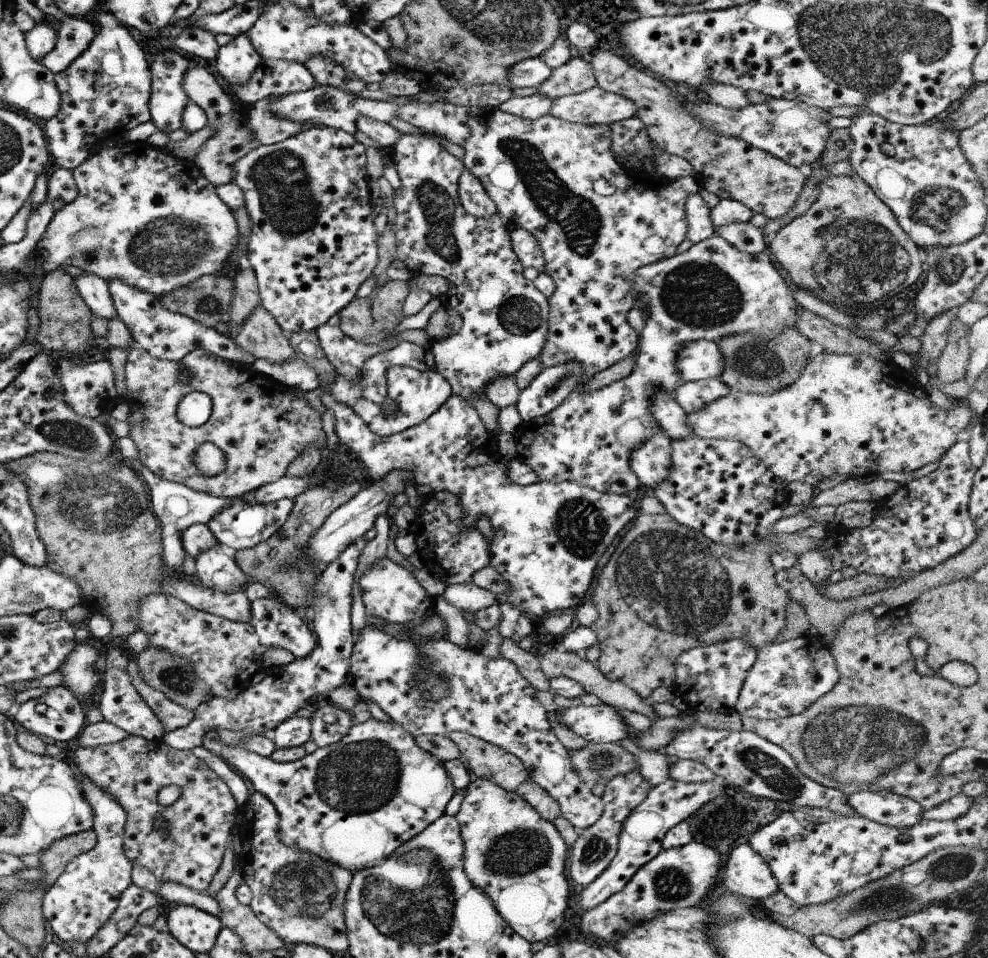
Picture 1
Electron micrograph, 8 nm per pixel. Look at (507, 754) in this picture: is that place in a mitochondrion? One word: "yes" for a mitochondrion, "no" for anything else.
no

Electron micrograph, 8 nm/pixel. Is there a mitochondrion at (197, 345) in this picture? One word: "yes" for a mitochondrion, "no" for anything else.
no

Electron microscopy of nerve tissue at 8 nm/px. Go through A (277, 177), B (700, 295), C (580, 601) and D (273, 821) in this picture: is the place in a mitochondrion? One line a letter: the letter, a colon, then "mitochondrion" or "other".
A: mitochondrion
B: mitochondrion
C: other
D: other

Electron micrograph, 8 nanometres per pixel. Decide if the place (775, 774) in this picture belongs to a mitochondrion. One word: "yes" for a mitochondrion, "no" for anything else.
yes

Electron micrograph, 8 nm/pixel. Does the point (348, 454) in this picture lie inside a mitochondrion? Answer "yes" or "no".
no

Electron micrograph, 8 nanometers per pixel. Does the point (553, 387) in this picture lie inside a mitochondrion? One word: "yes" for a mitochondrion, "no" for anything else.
yes

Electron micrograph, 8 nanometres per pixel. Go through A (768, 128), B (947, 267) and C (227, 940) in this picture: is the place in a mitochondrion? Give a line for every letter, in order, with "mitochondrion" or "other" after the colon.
A: mitochondrion
B: mitochondrion
C: other

